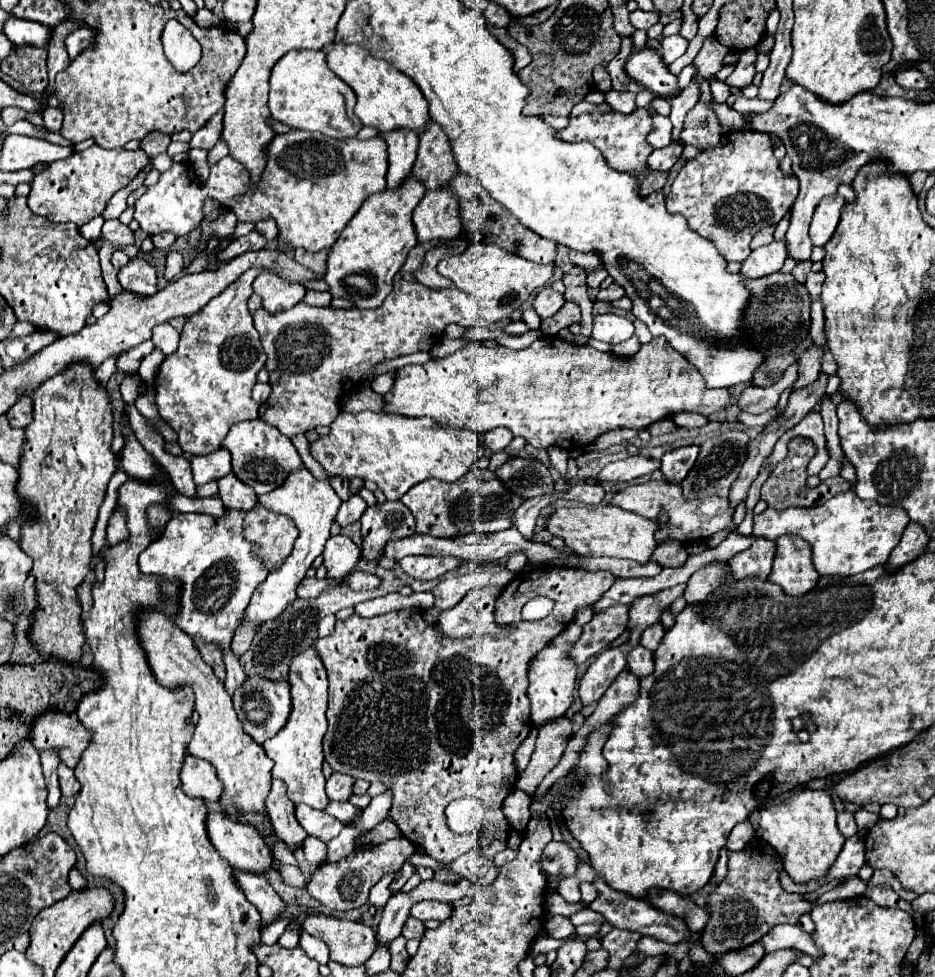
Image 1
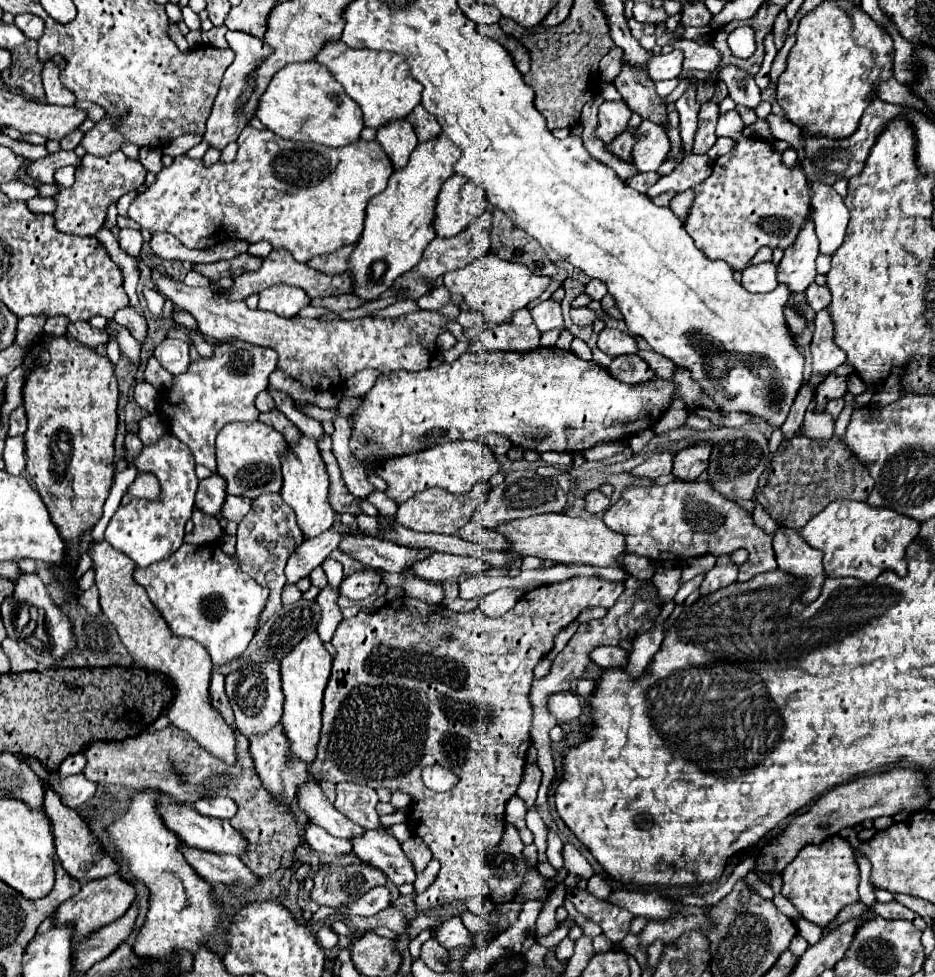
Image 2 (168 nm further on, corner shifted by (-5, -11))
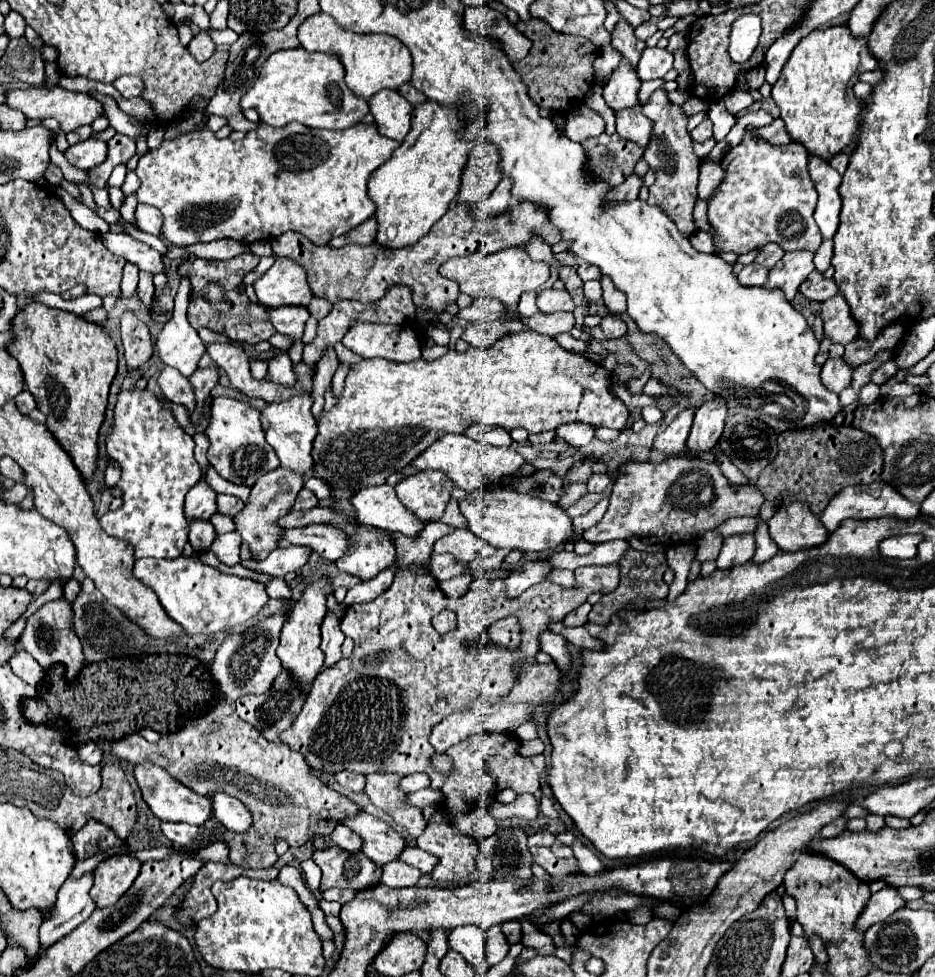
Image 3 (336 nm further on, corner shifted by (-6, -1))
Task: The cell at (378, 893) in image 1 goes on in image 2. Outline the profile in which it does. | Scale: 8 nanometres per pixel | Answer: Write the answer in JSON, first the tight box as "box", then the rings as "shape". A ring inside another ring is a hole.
{"box":[351,830,415,903],"shape":[[[367,830],[363,836],[351,840],[353,852],[365,862],[385,872],[387,888],[391,892],[392,903],[400,896],[397,888],[405,882],[415,882],[415,868],[403,854],[399,842],[387,832]]]}

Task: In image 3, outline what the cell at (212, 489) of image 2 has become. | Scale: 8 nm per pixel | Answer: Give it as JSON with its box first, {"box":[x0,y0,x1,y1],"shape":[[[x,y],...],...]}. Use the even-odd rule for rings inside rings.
{"box":[186,480,216,520],"shape":[[[200,480],[186,496],[186,518],[204,518],[208,520],[216,512],[216,492],[206,480]]]}

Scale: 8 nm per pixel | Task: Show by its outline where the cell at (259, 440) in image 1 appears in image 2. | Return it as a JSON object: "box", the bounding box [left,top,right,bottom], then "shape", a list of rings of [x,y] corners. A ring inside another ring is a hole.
{"box":[217,420,285,498],"shape":[[[255,420],[251,424],[225,424],[217,436],[217,474],[227,482],[225,492],[233,496],[257,498],[263,492],[279,492],[281,490],[281,460],[279,456],[285,452],[285,438],[275,428]]]}

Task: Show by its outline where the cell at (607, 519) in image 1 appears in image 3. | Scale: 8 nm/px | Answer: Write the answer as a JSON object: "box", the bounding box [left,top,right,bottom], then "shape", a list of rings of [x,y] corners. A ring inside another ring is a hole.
{"box":[460,486,582,552],"shape":[[[492,486],[474,490],[460,502],[460,512],[468,520],[468,528],[492,544],[494,548],[518,548],[520,552],[544,552],[554,550],[562,542],[576,542],[582,534],[576,532],[572,518],[558,504],[532,498],[528,494],[516,494],[506,486]]]}

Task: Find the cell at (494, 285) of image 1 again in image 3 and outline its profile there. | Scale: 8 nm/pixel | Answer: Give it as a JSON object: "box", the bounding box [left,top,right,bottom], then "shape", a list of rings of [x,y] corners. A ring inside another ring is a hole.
{"box":[440,248,550,310],"shape":[[[506,248],[498,250],[494,254],[482,254],[474,252],[470,256],[450,258],[440,266],[440,274],[446,278],[452,278],[460,284],[460,292],[468,294],[470,298],[498,298],[506,310],[514,310],[520,302],[520,296],[530,290],[538,290],[550,276],[550,268],[544,262],[534,262],[526,254],[524,248]]]}

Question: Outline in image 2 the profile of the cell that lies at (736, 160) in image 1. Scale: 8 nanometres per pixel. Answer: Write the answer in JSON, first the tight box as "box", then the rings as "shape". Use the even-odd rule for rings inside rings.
{"box":[685,136,811,270],"shape":[[[741,136],[729,154],[717,158],[713,174],[693,190],[695,204],[685,228],[709,260],[723,260],[733,270],[745,270],[763,246],[789,248],[811,210],[811,188],[803,170],[783,166],[773,144],[747,136]]]}

